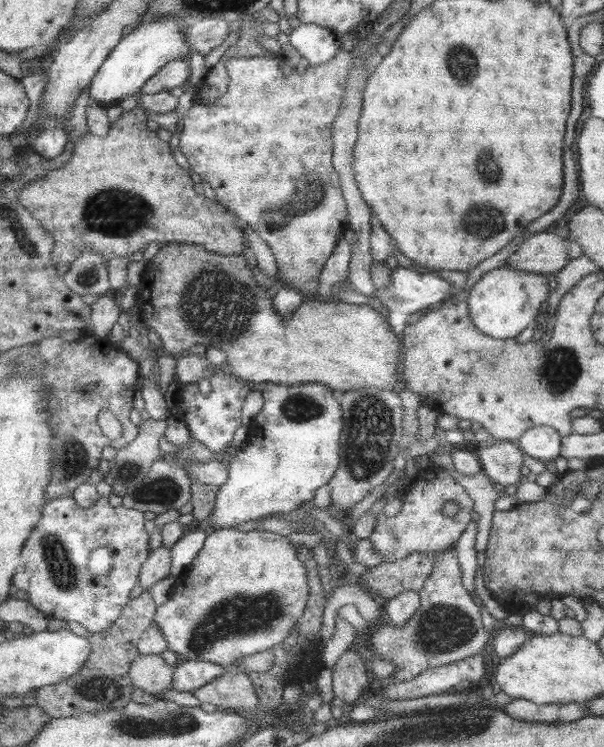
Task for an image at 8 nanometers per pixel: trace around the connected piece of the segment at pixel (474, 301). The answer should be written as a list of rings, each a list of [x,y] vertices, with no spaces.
[[[508,264],[492,269],[475,283],[466,300],[470,320],[478,330],[491,337],[518,337],[522,330],[533,324],[542,304],[549,297],[549,287],[544,274],[512,270]]]

